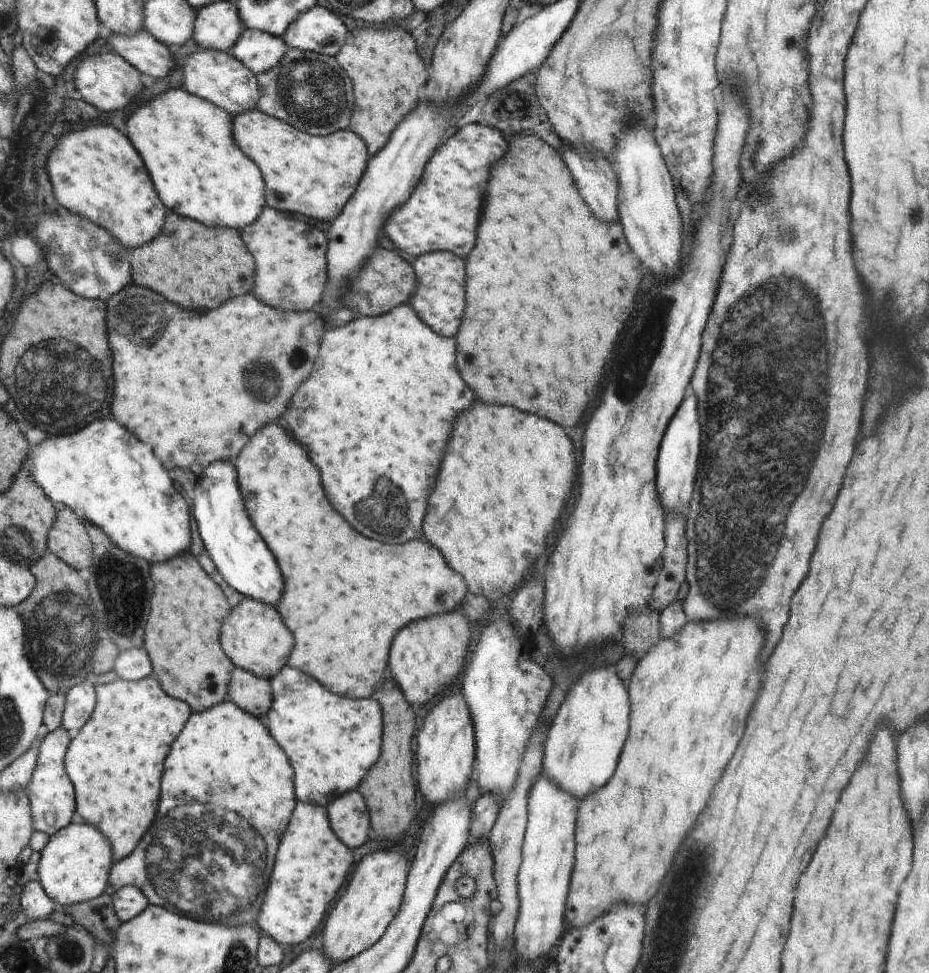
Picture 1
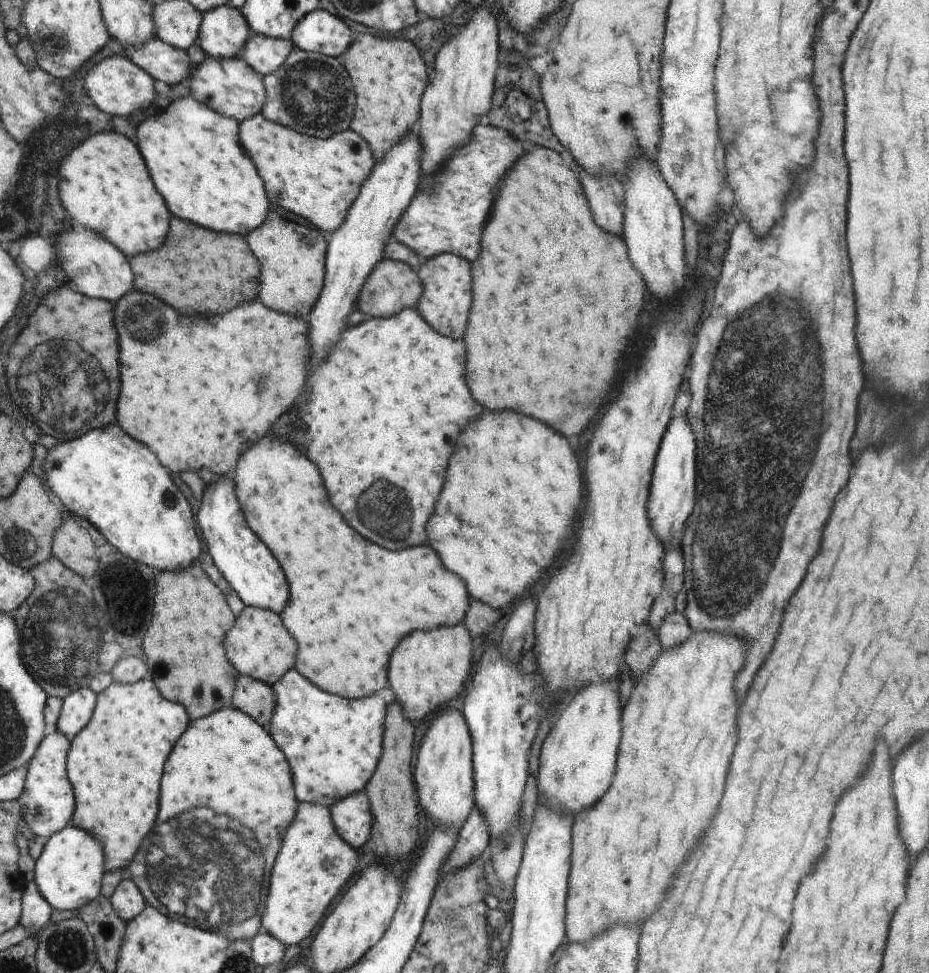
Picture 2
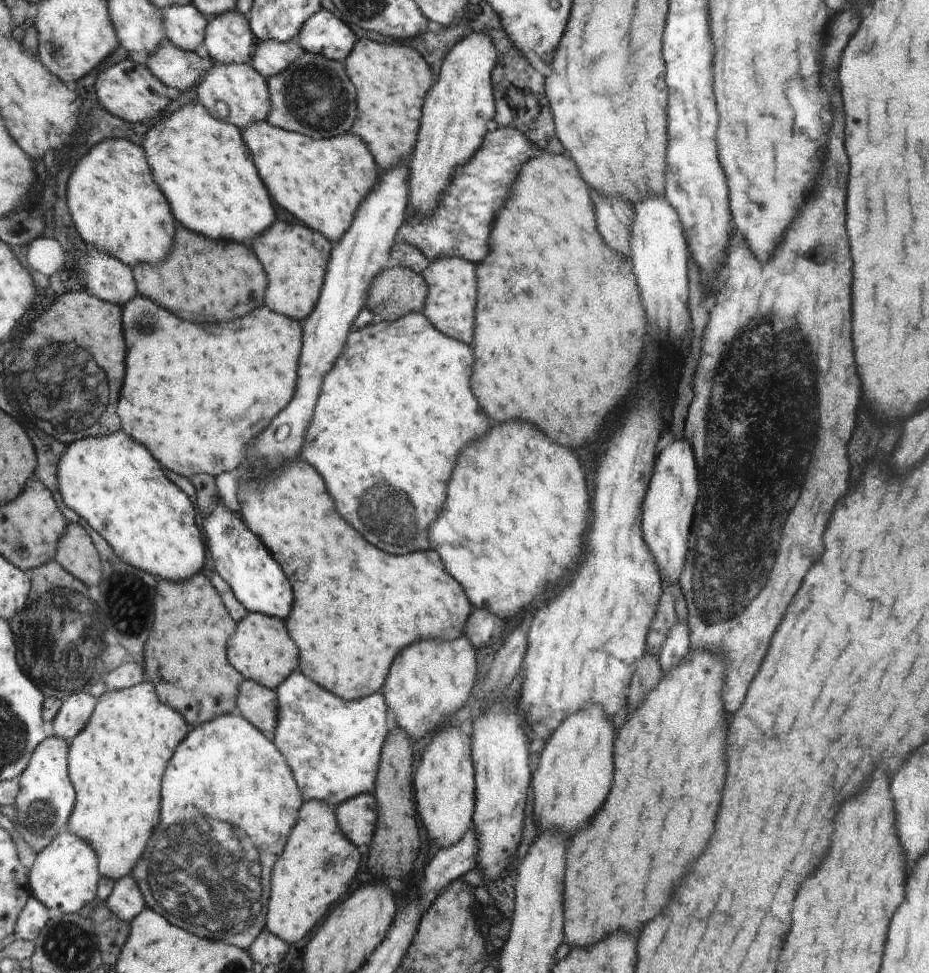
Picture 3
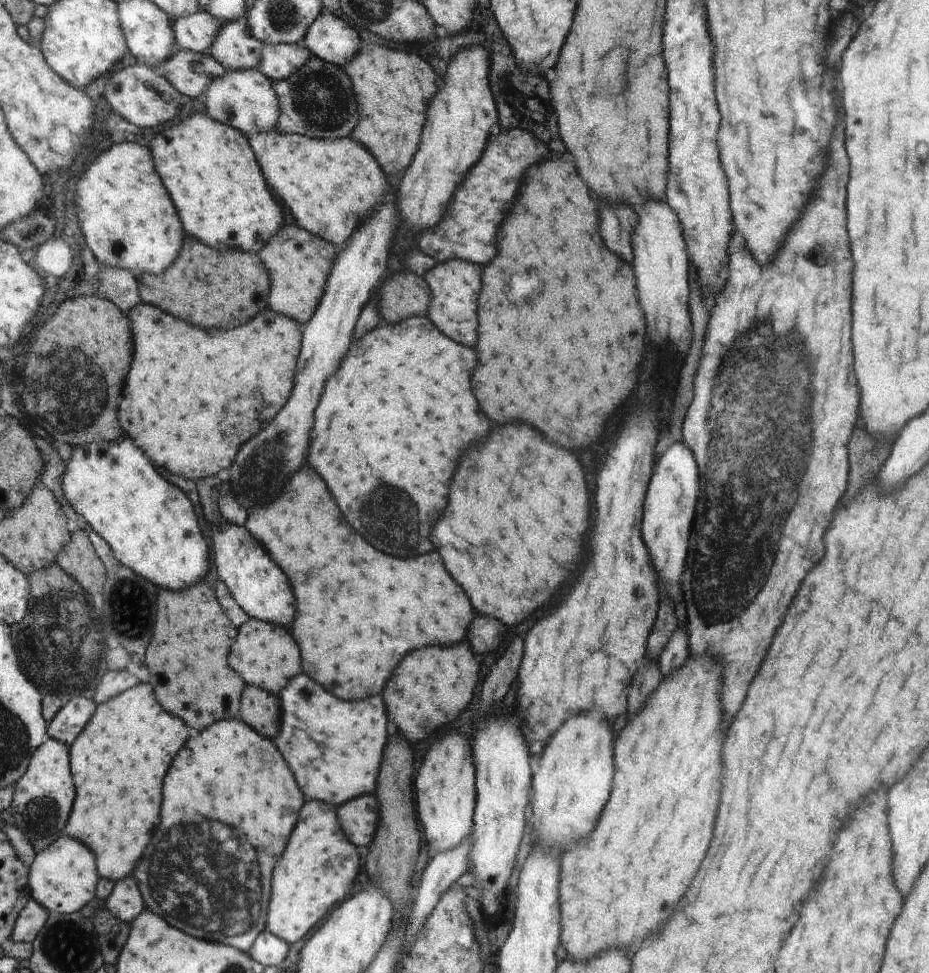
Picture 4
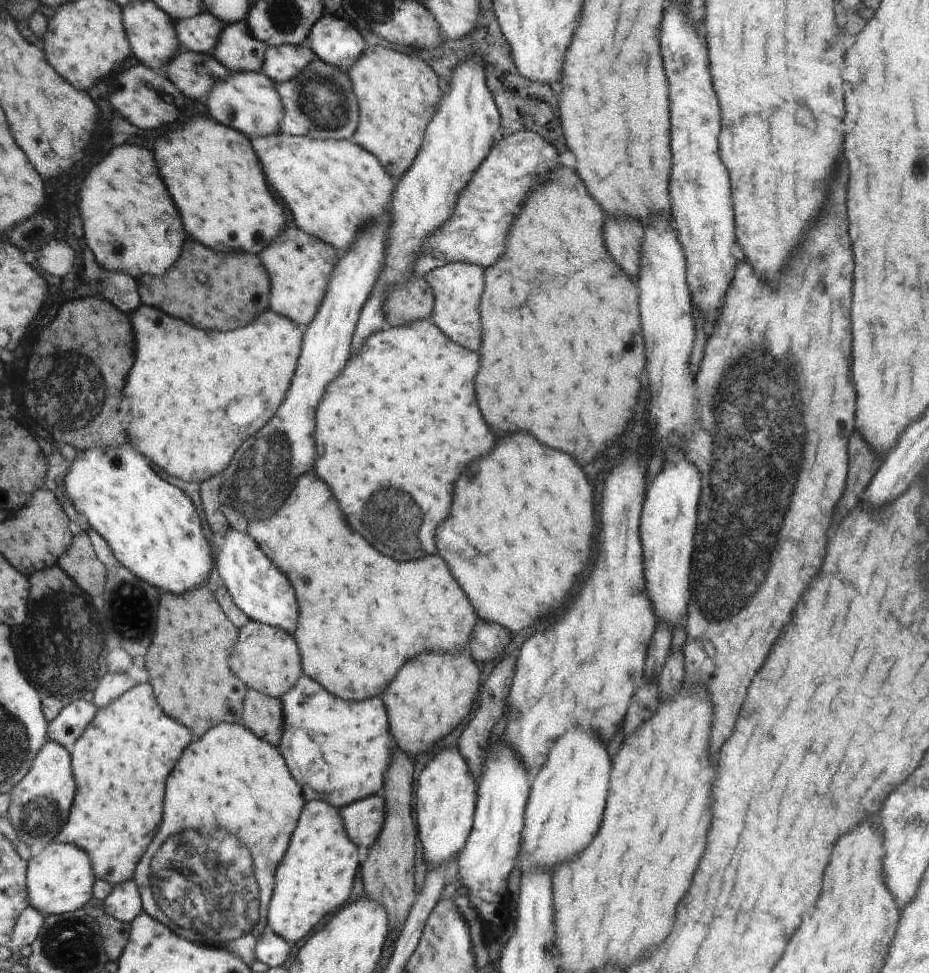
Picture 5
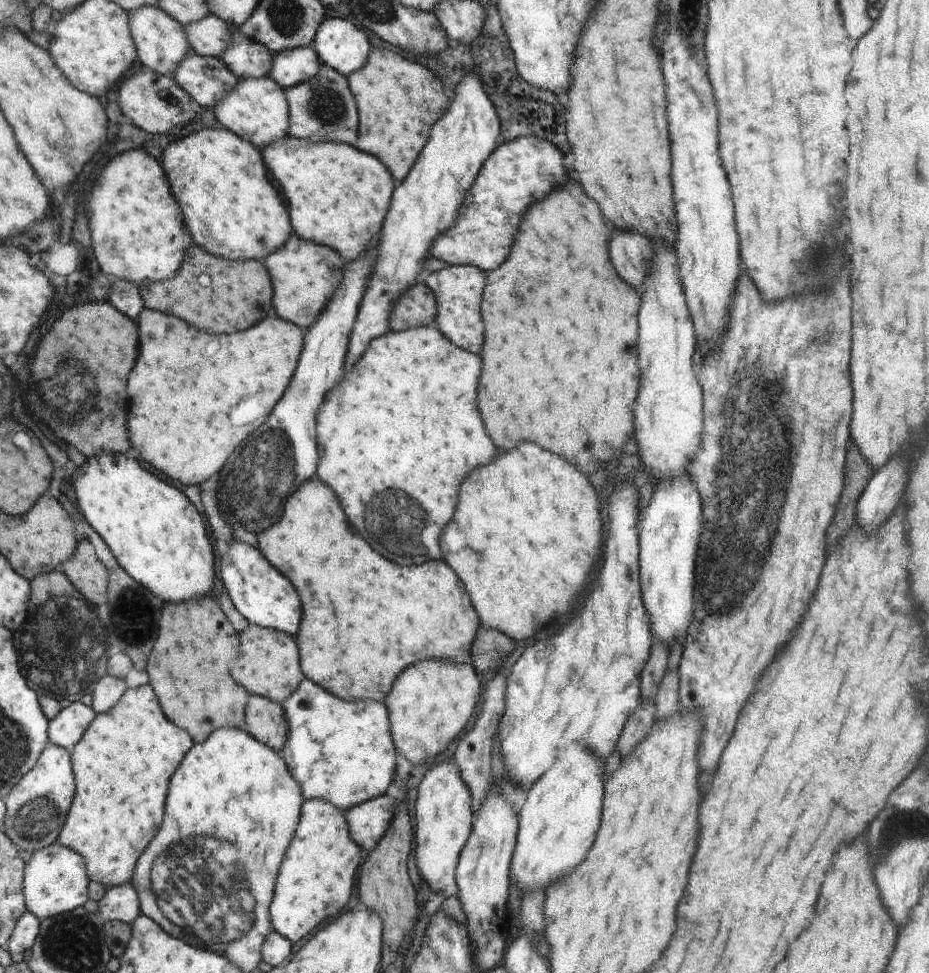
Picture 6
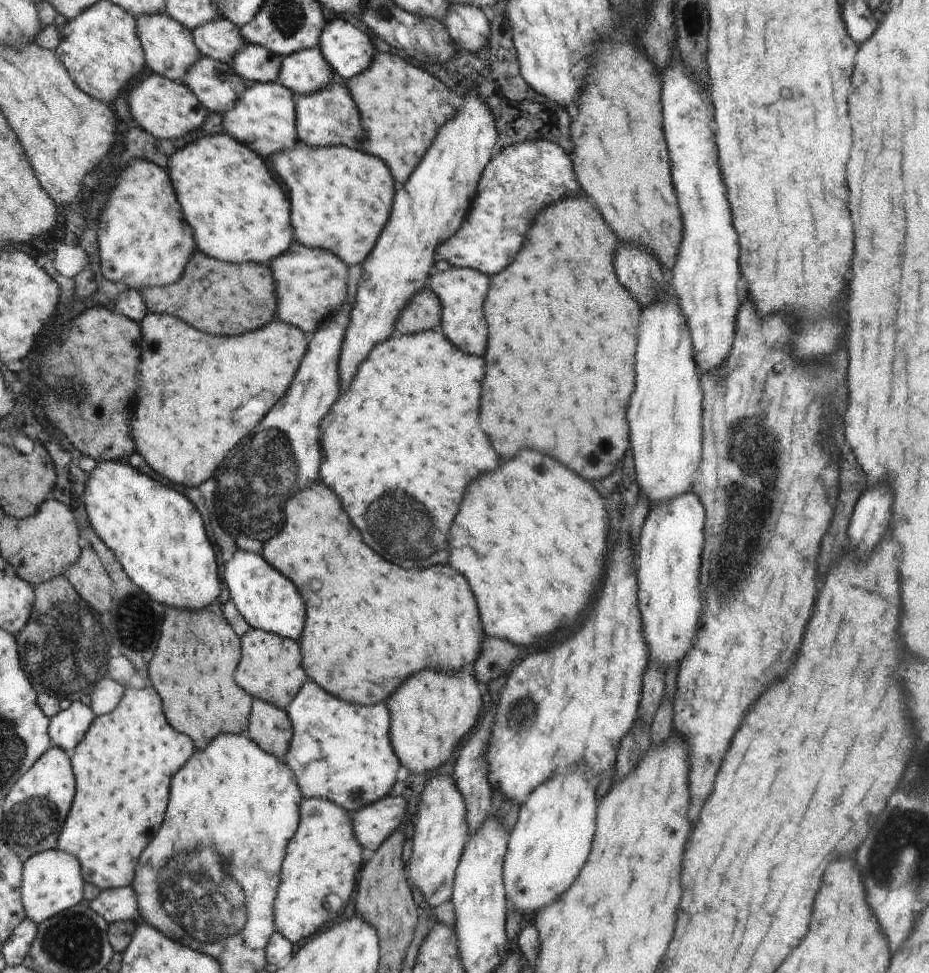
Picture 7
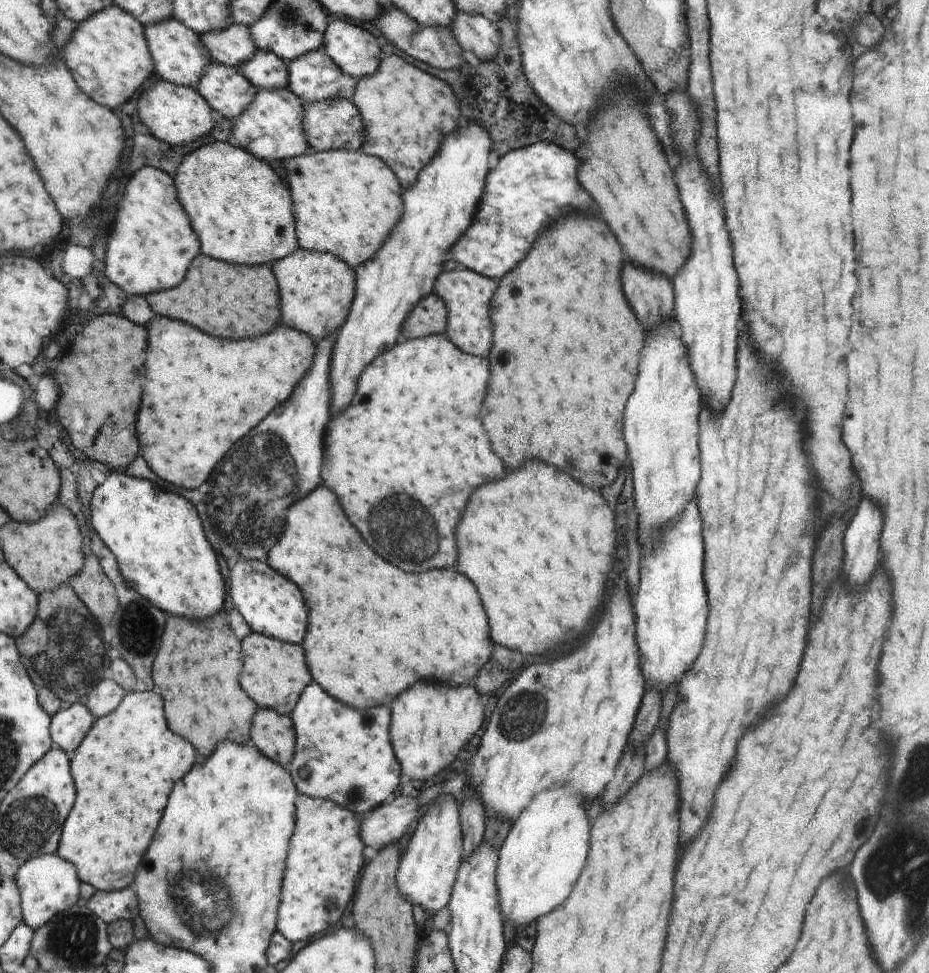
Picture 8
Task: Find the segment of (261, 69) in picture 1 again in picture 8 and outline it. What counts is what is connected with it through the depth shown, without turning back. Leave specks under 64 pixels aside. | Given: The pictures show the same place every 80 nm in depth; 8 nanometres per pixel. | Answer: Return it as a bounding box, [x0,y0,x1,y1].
[287,50,357,104]

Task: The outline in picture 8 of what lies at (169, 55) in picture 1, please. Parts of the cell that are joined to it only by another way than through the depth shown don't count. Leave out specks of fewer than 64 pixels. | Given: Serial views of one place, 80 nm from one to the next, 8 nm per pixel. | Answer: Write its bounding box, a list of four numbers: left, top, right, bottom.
[196,60,257,120]

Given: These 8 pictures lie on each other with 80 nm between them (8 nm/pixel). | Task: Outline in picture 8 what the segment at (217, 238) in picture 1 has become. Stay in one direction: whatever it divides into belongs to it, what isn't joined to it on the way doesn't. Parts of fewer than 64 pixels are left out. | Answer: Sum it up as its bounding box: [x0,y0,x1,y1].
[145,254,281,338]

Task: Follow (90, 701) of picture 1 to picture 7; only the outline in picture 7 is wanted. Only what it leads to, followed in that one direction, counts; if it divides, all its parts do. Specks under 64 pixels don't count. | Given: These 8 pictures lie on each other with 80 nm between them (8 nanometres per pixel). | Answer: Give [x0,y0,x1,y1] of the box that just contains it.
[49,701,94,756]

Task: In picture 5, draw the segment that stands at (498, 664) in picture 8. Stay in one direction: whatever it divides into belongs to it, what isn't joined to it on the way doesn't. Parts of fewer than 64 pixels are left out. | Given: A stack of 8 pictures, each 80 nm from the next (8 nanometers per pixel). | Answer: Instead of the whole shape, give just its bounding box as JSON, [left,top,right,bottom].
[467,618,515,665]

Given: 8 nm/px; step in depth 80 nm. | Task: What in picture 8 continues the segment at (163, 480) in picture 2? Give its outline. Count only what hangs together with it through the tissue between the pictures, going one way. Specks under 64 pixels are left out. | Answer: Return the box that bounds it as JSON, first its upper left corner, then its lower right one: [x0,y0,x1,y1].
[89,469,226,618]

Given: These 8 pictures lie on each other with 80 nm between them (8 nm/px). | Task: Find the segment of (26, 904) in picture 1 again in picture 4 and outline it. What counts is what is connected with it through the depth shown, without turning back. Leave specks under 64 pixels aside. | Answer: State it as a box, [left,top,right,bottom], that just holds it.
[12,900,49,943]

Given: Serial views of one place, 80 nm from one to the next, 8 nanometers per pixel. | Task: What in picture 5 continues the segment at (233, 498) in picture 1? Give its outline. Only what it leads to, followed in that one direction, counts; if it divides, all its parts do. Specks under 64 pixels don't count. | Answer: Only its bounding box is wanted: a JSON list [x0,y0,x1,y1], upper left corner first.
[217,528,298,635]

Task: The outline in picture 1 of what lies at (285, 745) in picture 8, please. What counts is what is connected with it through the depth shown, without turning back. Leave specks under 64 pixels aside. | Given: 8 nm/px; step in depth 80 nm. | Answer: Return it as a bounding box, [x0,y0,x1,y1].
[228,668,272,720]

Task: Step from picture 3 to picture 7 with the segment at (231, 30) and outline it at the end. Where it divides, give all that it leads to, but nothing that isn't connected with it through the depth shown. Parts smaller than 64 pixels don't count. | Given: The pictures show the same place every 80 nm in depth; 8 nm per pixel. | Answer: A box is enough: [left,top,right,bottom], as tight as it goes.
[230,41,282,84]

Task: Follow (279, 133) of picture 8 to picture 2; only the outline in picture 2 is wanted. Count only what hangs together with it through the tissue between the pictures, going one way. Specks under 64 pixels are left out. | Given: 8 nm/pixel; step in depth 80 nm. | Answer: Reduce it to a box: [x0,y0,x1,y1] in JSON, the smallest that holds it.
[191,58,266,123]

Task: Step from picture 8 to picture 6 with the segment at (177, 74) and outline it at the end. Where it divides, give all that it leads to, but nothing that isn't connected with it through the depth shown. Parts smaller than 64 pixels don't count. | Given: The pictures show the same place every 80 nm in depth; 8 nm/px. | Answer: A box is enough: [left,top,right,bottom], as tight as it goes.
[128,6,191,79]

